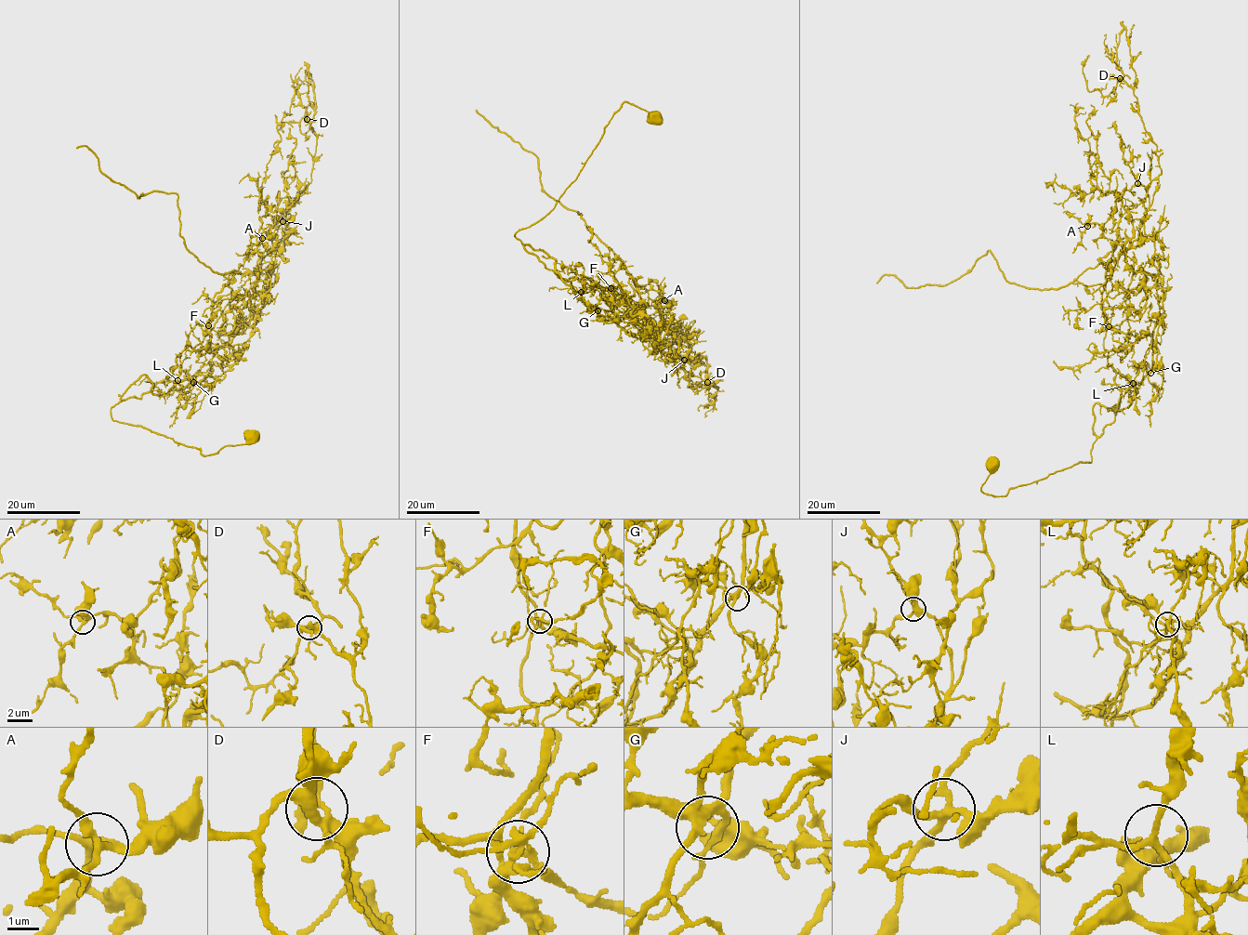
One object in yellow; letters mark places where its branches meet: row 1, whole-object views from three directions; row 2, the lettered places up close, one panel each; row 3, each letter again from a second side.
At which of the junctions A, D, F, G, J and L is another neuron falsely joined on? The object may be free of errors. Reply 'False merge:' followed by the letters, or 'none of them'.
False merge: F

